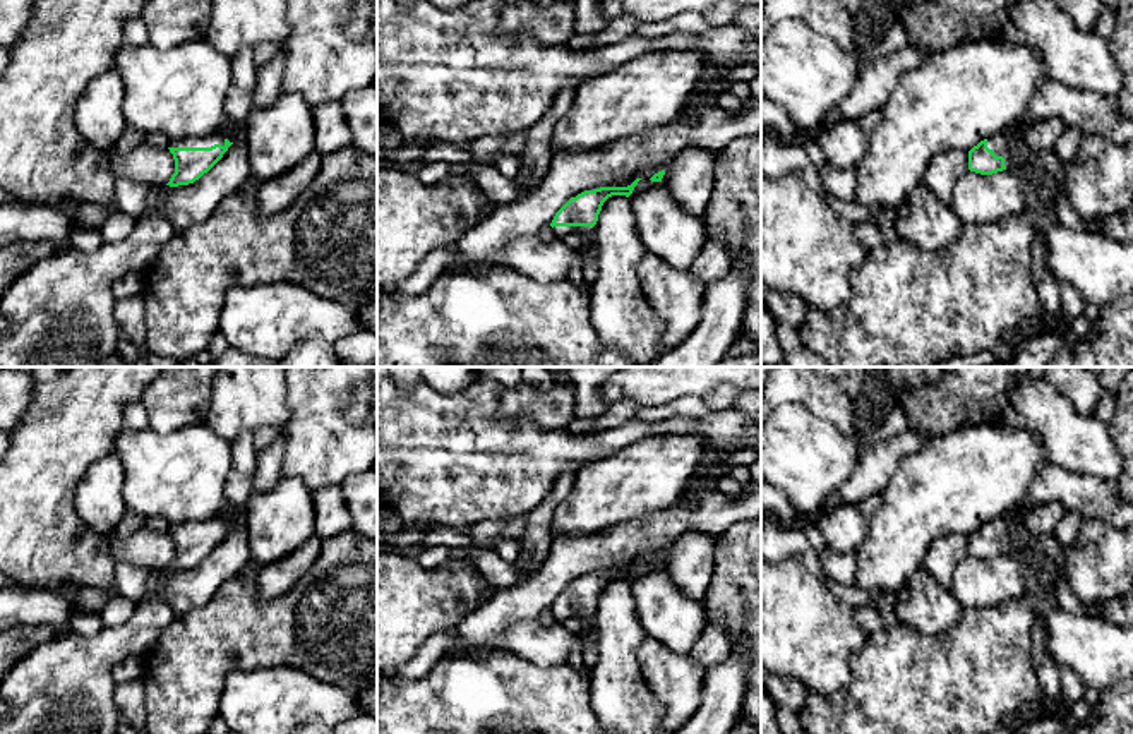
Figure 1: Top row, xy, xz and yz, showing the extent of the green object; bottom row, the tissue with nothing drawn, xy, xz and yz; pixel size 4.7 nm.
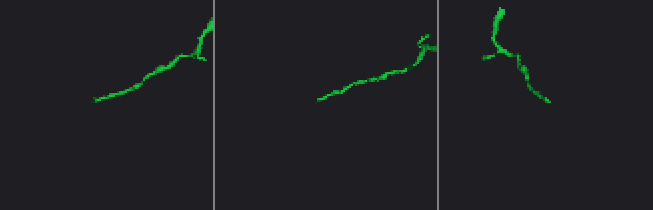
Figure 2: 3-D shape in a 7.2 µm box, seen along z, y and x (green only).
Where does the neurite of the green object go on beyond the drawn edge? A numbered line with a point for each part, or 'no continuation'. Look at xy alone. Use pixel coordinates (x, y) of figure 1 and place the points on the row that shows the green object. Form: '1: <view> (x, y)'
1: xy (215, 139)

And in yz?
1: yz (998, 143)

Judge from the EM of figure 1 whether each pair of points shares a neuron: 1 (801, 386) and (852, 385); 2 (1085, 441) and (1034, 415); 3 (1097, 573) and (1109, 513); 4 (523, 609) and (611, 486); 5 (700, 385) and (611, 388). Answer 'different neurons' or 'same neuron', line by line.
1: different neurons
2: same neuron
3: different neurons
4: different neurons
5: same neuron

